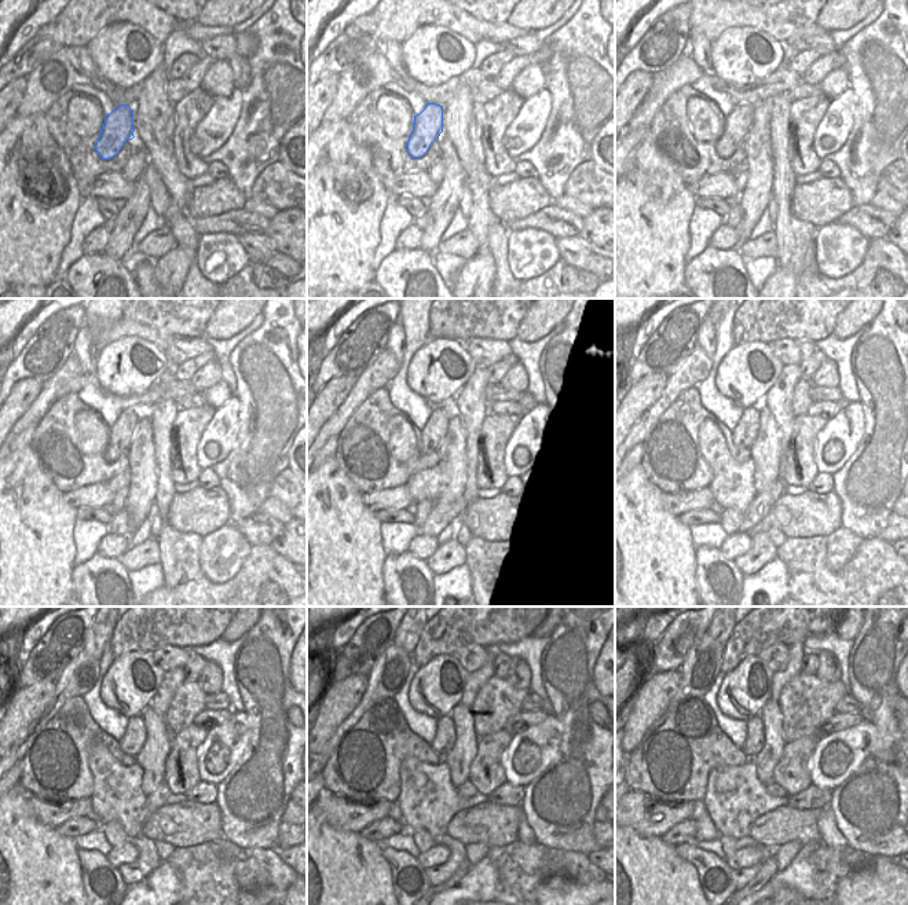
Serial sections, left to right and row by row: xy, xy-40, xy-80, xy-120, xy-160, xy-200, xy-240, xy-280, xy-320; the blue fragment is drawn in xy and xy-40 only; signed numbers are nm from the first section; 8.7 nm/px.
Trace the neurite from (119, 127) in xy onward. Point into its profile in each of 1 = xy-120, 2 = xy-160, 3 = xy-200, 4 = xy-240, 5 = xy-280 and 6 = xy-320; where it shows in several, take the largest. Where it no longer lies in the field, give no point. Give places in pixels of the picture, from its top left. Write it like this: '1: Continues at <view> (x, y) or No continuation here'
1: Continues at xy-120 (121, 433)
2: Continues at xy-160 (432, 435)
3: Continues at xy-200 (744, 433)
4: Continues at xy-240 (131, 743)
5: Continues at xy-280 (443, 742)
6: Continues at xy-320 (754, 742)

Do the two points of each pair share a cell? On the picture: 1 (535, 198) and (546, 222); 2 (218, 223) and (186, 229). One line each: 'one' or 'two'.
1: two
2: two

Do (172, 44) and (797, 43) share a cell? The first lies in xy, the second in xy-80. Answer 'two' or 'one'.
two

